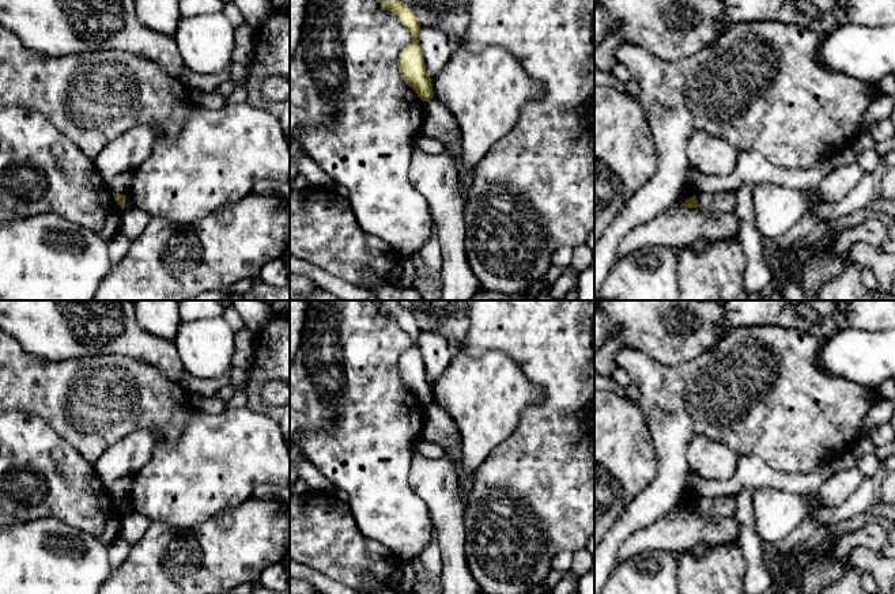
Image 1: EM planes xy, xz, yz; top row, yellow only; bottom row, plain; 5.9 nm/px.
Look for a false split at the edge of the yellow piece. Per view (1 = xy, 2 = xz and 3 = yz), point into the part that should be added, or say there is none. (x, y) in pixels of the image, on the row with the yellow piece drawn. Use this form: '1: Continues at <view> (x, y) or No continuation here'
1: No continuation here
2: No continuation here
3: No continuation here

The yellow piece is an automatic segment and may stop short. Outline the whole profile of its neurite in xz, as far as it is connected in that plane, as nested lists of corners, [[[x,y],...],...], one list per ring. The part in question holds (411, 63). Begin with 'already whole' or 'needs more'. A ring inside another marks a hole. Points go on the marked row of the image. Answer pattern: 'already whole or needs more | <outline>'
already whole | [[[379,0],[384,8],[393,12],[399,22],[412,34],[412,41],[400,52],[397,65],[403,80],[427,102],[434,98],[431,79],[426,73],[423,52],[419,45],[420,23],[413,10],[400,0]]]

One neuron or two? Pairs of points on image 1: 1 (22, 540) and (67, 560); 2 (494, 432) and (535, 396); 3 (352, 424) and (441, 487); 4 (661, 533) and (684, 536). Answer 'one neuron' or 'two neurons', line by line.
1: one neuron
2: one neuron
3: two neurons
4: one neuron

